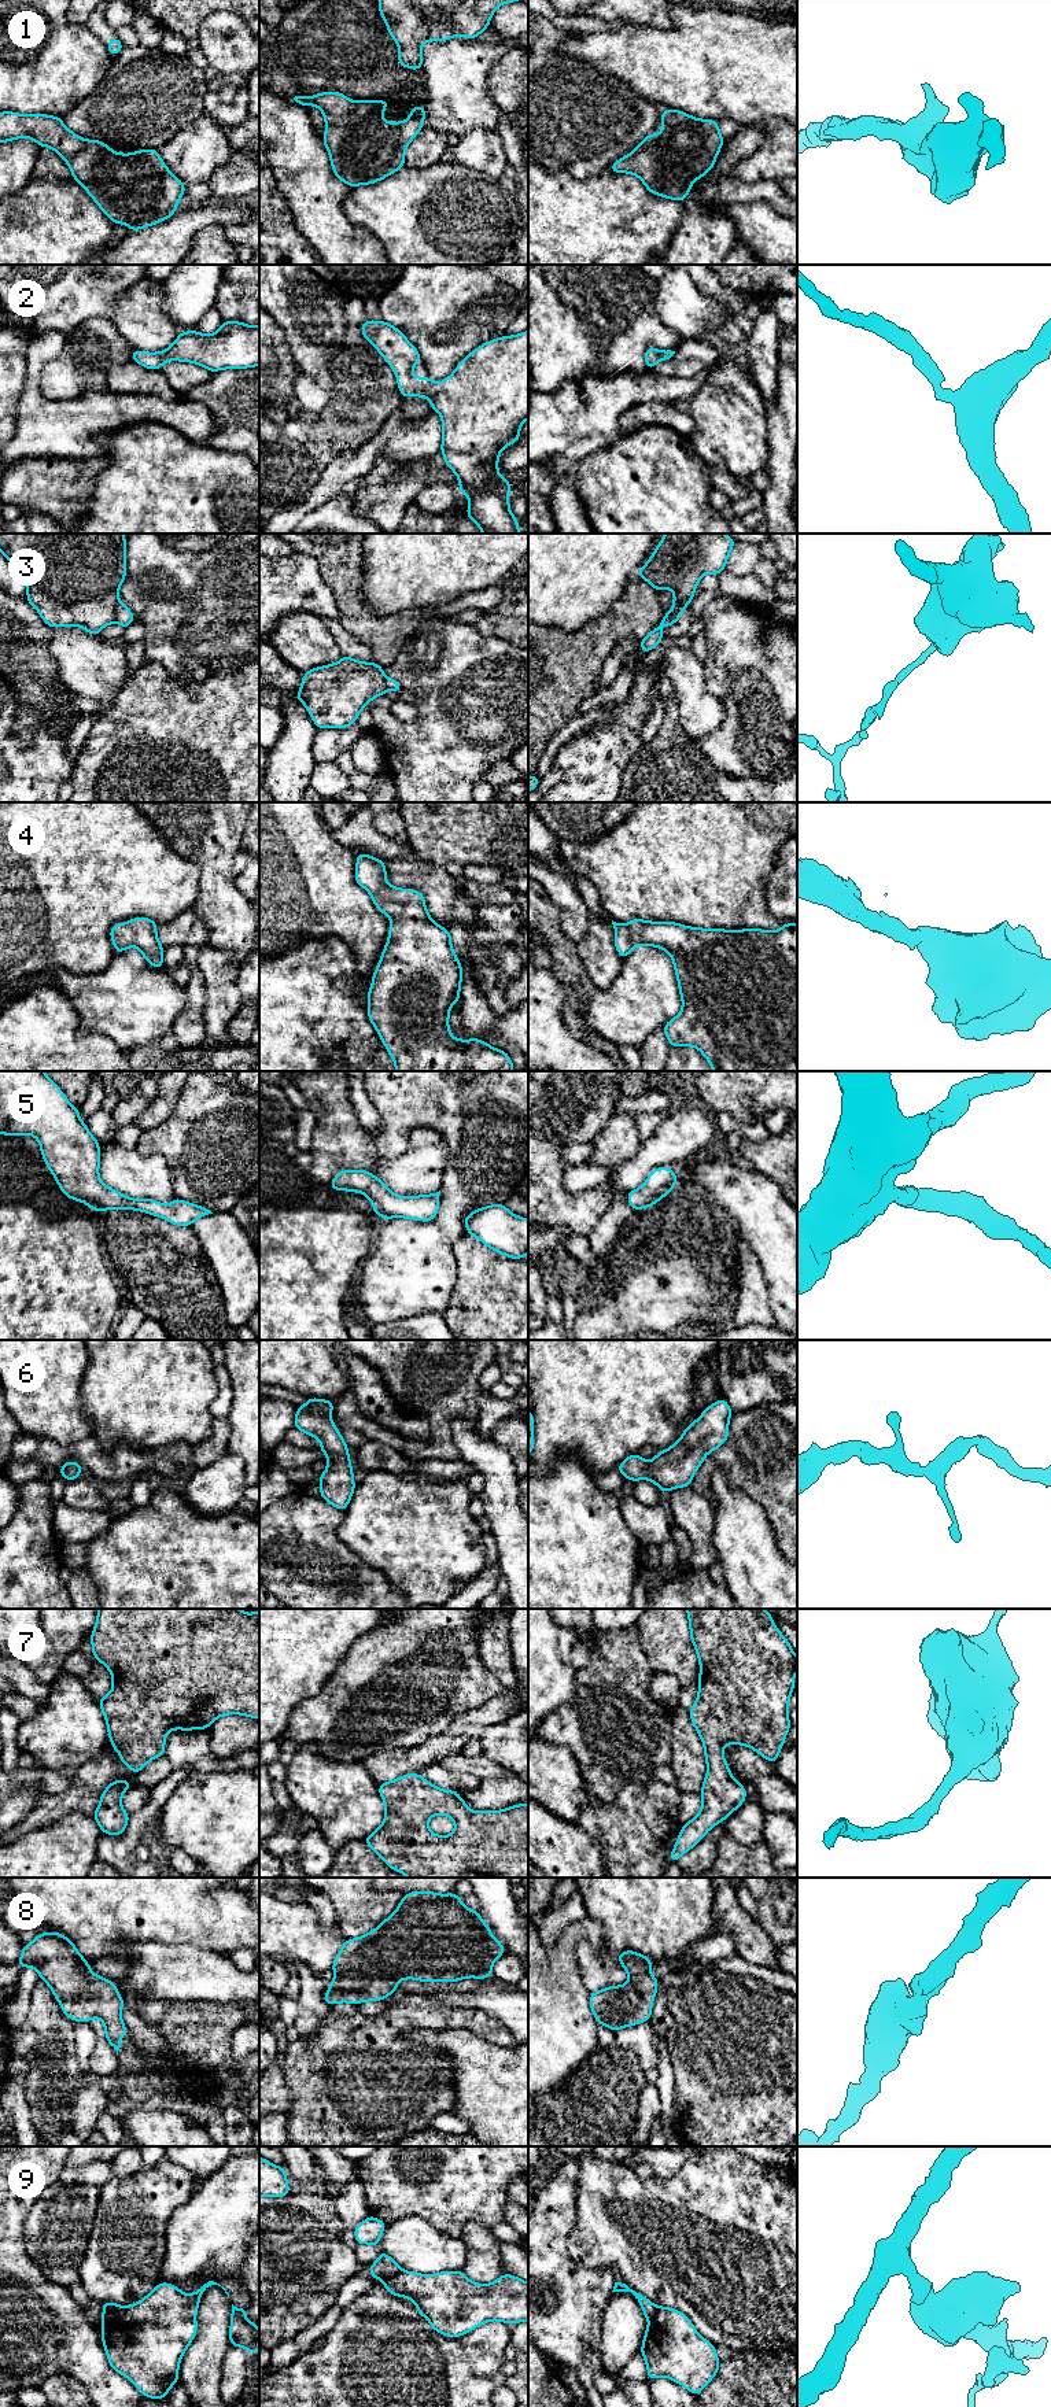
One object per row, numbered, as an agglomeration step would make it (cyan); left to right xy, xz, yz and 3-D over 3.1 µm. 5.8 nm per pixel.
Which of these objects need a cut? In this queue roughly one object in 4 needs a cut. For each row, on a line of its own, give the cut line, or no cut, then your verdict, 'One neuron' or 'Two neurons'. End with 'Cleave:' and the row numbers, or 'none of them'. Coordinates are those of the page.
1: No split. One neuron
2: No split. One neuron
3: Split along xy (118, 601), (114, 609), (114, 620). Two neurons
4: No split. One neuron
5: No split. One neuron
6: No split. One neuron
7: No split. One neuron
8: No split. One neuron
9: Split along xy (125, 2307), (117, 2315), (103, 2317). Two neurons
Cleave: 3, 9

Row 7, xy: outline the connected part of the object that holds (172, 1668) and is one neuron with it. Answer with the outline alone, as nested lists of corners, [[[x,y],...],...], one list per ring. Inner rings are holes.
[[[97,1609],[96,1625],[91,1633],[92,1654],[113,1676],[113,1690],[99,1698],[113,1749],[121,1754],[132,1773],[140,1772],[151,1760],[166,1756],[165,1740],[170,1729],[207,1729],[225,1714],[243,1714],[259,1719],[259,1610],[248,1614],[239,1609]]]

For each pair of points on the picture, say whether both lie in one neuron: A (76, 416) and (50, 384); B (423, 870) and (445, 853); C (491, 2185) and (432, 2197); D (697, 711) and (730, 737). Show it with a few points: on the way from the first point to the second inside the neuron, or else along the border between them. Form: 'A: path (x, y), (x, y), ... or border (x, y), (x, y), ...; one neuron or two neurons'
A: border (37, 384), (48, 399), (74, 399), (93, 391); two neurons
B: border (413, 855), (442, 866), (457, 881); two neurons
C: path (476, 2185), (447, 2185); one neuron
D: border (722, 698), (725, 719), (710, 733), (696, 739); two neurons

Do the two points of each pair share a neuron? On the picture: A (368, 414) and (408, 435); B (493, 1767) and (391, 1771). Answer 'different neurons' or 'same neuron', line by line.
A: different neurons
B: different neurons

